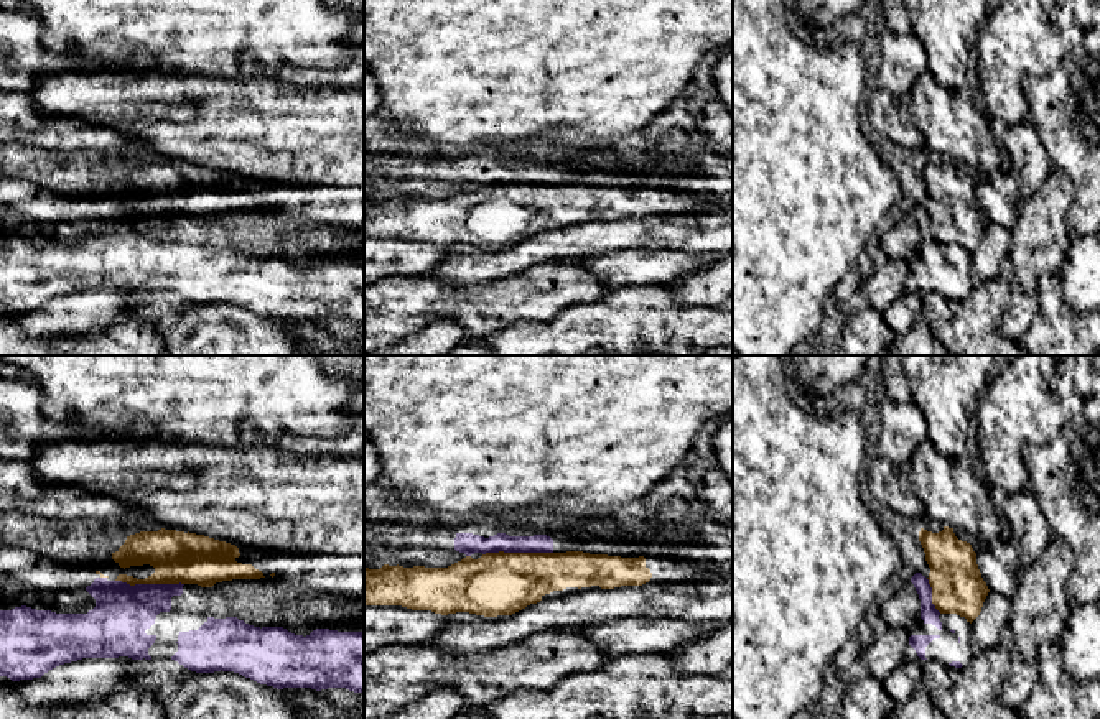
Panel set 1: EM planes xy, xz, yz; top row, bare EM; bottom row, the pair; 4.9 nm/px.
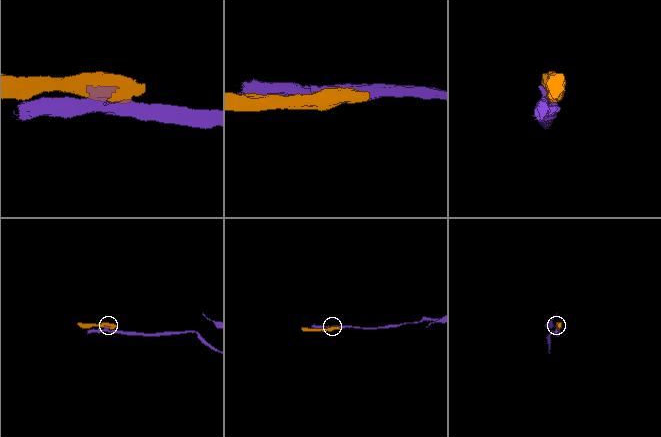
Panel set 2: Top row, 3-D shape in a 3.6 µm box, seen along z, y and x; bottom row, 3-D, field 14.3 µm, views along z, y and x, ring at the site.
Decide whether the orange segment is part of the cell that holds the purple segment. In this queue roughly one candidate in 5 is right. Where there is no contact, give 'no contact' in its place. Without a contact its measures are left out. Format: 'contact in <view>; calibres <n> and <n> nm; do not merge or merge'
contact in xz; calibres 110 and 300 nm; do not merge

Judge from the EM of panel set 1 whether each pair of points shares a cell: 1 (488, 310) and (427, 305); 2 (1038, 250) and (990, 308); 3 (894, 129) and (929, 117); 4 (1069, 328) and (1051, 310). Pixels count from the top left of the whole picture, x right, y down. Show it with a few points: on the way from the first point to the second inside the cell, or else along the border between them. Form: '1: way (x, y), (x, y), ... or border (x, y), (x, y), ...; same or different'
1: way (473, 306), (442, 305); same
2: border (1005, 275), (1010, 285), (1010, 303), (1000, 323); different
3: border (906, 106), (911, 124), (921, 135), (926, 150); different
4: way (1064, 323), (1056, 315); same

